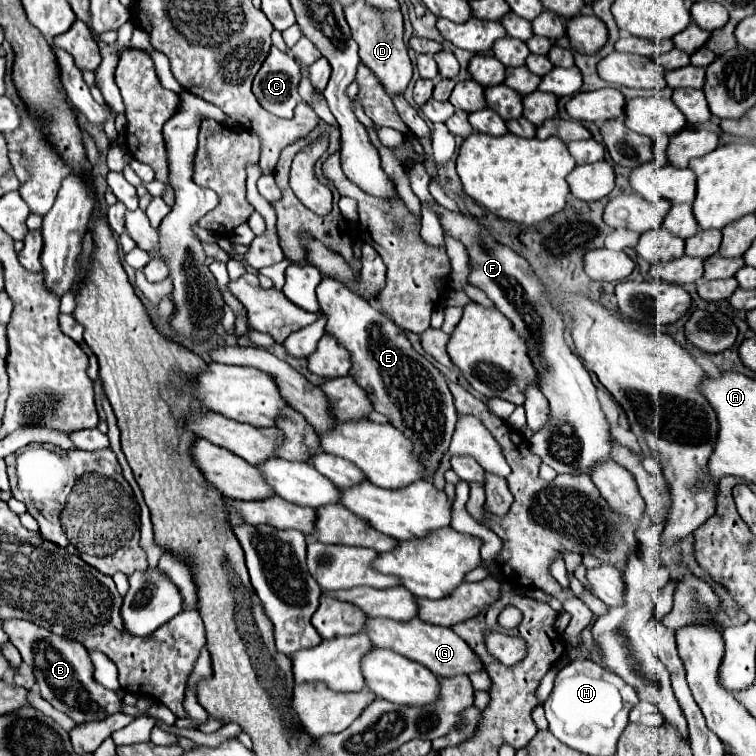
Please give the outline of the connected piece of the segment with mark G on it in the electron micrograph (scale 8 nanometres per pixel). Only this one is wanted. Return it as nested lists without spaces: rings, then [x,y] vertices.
[[[368,617],[364,623],[364,633],[370,637],[372,645],[392,649],[416,663],[428,667],[434,675],[440,677],[454,677],[454,675],[470,675],[474,671],[482,671],[480,659],[468,649],[468,645],[450,629],[450,627],[436,627],[430,623],[420,621],[418,617],[410,621],[394,621],[386,617]]]

